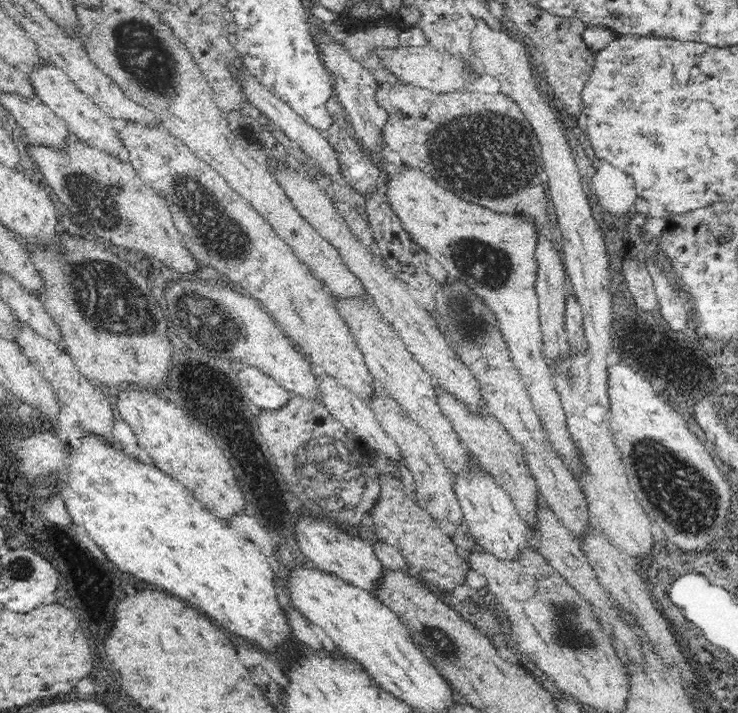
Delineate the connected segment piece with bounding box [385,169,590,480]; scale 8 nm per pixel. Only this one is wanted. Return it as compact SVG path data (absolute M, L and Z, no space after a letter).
M411 169L402 174L390 175L386 198L392 210L402 219L416 240L418 248L426 248L448 271L450 279L466 286L480 297L490 311L497 326L506 334L504 344L514 354L515 371L525 384L528 398L541 422L544 437L554 454L565 463L577 478L586 480L590 467L582 458L582 450L576 446L575 437L568 426L562 395L555 388L554 370L546 358L542 358L543 340L540 321L540 299L537 283L540 273L538 246L542 230L538 219L530 214L500 214L478 204L472 204L442 188L437 181L420 170Z

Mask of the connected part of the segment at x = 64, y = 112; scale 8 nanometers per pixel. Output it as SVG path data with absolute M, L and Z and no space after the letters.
M49 63L40 66L36 71L30 71L30 78L36 86L36 93L40 100L51 108L51 111L67 123L72 136L82 145L86 144L90 148L96 148L104 152L110 158L116 158L120 162L129 162L129 152L126 150L126 144L122 139L120 132L114 128L114 122L102 112L100 107L80 90L71 78L65 73L63 68L58 68Z

